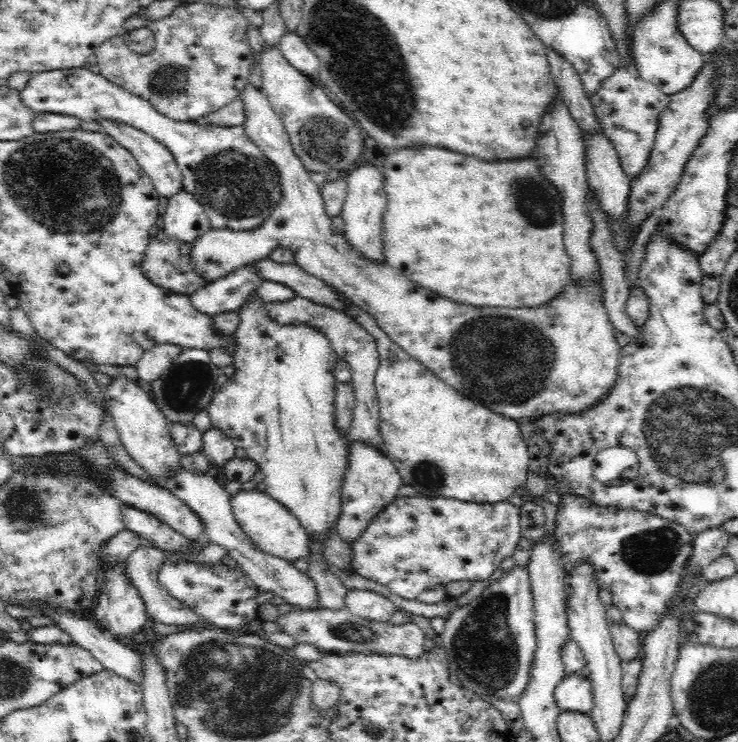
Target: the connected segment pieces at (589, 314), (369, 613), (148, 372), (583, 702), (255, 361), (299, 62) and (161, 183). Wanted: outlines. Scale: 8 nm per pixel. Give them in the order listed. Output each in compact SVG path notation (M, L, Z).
M250 83L244 84L239 98L244 103L244 133L278 171L280 200L272 214L252 232L211 228L191 243L191 263L204 281L212 283L250 262L269 257L276 248L288 248L294 253L295 263L300 268L376 319L379 328L402 351L419 360L436 378L448 382L470 400L476 400L480 405L515 421L525 417L541 419L551 413L583 412L591 408L608 388L612 388L622 348L615 340L616 331L604 309L601 281L572 281L558 298L536 308L476 308L470 304L456 304L436 292L428 292L388 264L380 265L372 263L370 259L362 259L360 253L352 251L352 247L346 244L344 235L338 235L332 229L321 189L294 155L285 126L276 116L262 89Z
M364 585L350 588L344 604L352 614L376 621L386 622L397 611L394 603L385 597L384 591L371 590Z
M160 344L147 352L137 360L135 364L140 382L146 386L154 380L158 380L165 368L181 354L182 350L172 344Z
M580 671L566 673L554 688L554 700L560 712L576 711L587 714L593 707L591 682Z
M258 290L253 291L251 298L245 301L238 310L241 322L236 330L236 344L233 355L233 363L236 366L235 373L228 380L216 388L216 392L212 395L210 405L207 408L210 417L211 427L218 429L224 433L238 448L244 448L247 457L255 460L256 464L264 474L263 481L256 484L256 490L266 493L274 500L280 501L298 520L302 528L307 531L309 536L317 538L320 543L324 540L324 534L328 532L328 528L332 528L336 524L340 514L340 490L342 484L342 474L348 462L348 444L350 440L340 435L340 431L336 431L334 427L334 410L335 410L335 368L338 364L339 357L331 348L330 342L314 328L306 325L284 326L277 324L265 317L262 309L262 301L258 296Z
M284 33L276 47L290 66L307 77L316 78L320 69L320 59L307 47L297 33Z
M98 118L94 120L101 126L101 132L112 137L118 145L124 147L136 159L140 168L148 175L148 179L154 185L156 192L160 196L170 198L175 192L182 188L182 173L177 167L177 162L173 154L153 136L117 120L108 120L107 118Z

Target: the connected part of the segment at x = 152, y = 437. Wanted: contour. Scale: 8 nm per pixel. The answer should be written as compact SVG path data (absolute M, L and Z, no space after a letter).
M124 377L118 378L103 389L103 399L108 411L112 413L122 446L134 463L144 469L144 473L150 477L150 482L161 486L160 482L182 470L181 454L172 440L169 423L152 401L147 387L139 386L138 383Z

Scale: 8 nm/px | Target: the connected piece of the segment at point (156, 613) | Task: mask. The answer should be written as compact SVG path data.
M207 537L193 541L190 547L186 551L173 551L173 550L160 550L155 547L146 546L146 548L138 548L134 554L130 555L127 560L127 576L131 580L131 583L139 590L140 596L143 597L147 614L152 616L156 622L162 622L162 624L174 624L174 626L186 626L200 623L201 620L197 620L196 615L192 613L186 605L176 600L170 593L166 592L165 588L160 584L157 579L157 574L160 566L164 563L168 557L177 553L186 553L190 556L200 554L205 548L210 546L211 540Z

